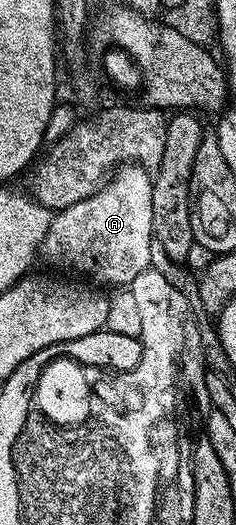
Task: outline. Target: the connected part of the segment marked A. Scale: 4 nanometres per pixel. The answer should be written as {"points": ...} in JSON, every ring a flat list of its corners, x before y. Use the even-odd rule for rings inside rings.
{"points":[[124,164,114,169,110,179,100,184,92,196,73,202,73,206,68,208,58,209,52,215,51,225,43,239,42,259,60,268,63,271,60,273,82,278,95,286,119,290,131,285,137,274,151,267,152,179,142,164]]}

